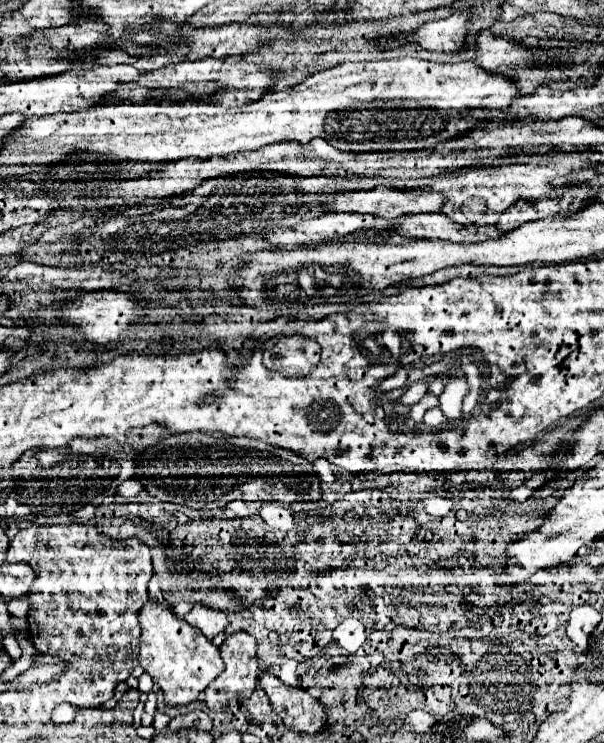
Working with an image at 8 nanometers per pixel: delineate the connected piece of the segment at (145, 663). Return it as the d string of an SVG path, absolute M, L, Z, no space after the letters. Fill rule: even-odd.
M146 603L144 609L138 615L140 619L140 627L142 627L142 635L140 635L140 667L152 677L152 681L162 689L164 693L164 703L170 707L178 707L178 705L190 705L192 701L198 699L198 695L222 673L222 657L218 647L214 647L214 643L210 643L200 631L196 631L194 627L190 627L184 621L178 621L172 613L172 609L168 607L168 603Z

